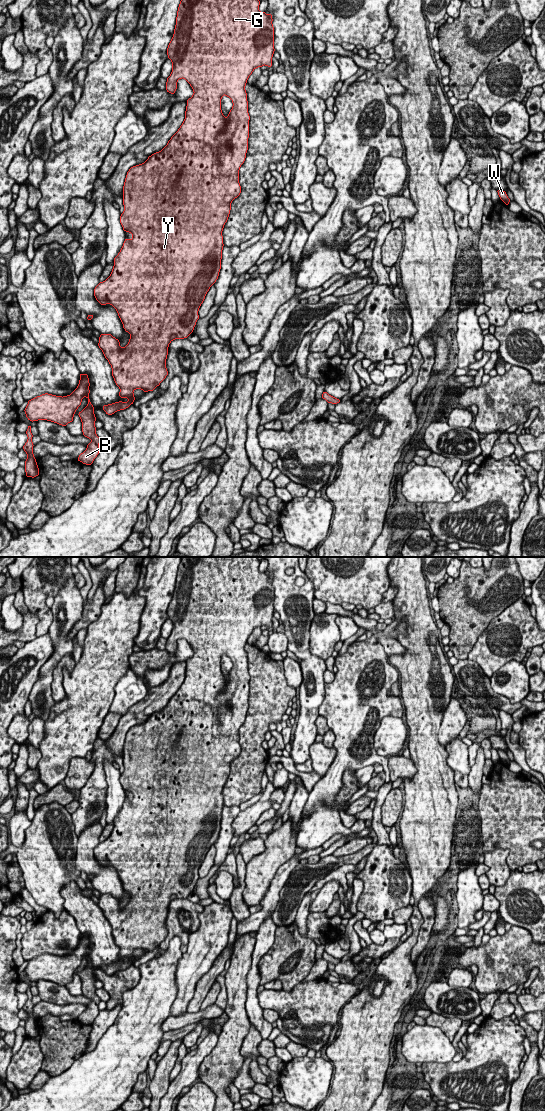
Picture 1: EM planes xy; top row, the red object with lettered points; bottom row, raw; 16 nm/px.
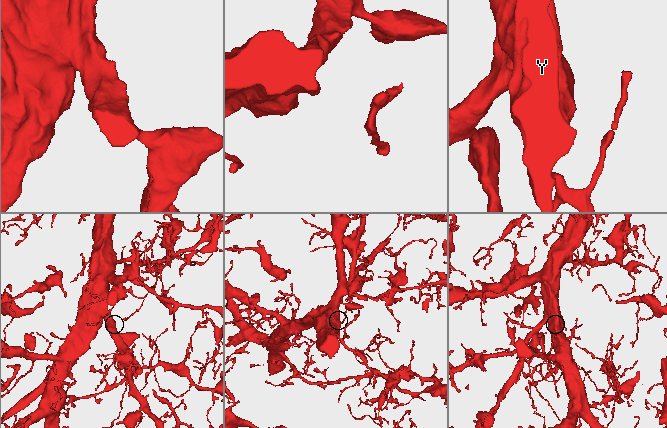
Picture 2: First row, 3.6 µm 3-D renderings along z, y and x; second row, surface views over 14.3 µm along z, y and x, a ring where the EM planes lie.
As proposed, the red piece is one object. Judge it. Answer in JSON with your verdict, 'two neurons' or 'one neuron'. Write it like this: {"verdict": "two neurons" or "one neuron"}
{"verdict": "one neuron"}

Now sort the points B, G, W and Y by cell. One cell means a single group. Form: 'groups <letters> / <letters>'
groups B G W Y

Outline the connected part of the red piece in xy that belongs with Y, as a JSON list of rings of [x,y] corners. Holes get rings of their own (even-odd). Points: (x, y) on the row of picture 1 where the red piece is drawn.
[[[181,0],[179,4],[174,34],[167,48],[168,58],[172,61],[172,72],[167,78],[165,89],[167,92],[174,94],[177,89],[177,81],[184,78],[192,87],[194,94],[187,100],[184,122],[168,141],[167,145],[161,151],[149,156],[143,164],[133,166],[127,172],[123,186],[124,212],[120,216],[120,223],[123,230],[130,232],[133,238],[131,240],[125,238],[122,249],[114,258],[114,266],[111,275],[105,281],[100,282],[94,289],[96,300],[101,305],[106,305],[107,303],[111,304],[116,309],[122,321],[123,328],[126,332],[130,333],[130,340],[124,348],[120,347],[119,340],[111,334],[100,334],[99,337],[98,346],[112,367],[112,376],[116,385],[120,388],[119,396],[129,400],[128,402],[119,401],[103,405],[102,408],[108,415],[112,415],[119,410],[124,410],[133,404],[135,400],[133,391],[135,389],[142,389],[143,392],[153,391],[166,378],[168,375],[166,359],[170,342],[174,339],[188,338],[193,332],[196,322],[199,319],[198,310],[210,287],[215,284],[218,279],[224,246],[222,231],[230,214],[231,202],[241,193],[239,169],[245,161],[248,150],[250,116],[248,113],[245,85],[255,68],[261,68],[263,65],[272,67],[272,57],[275,51],[272,14],[269,13],[267,15],[265,12],[260,12],[259,5],[259,0]],[[223,95],[228,96],[233,102],[233,107],[227,118],[221,111],[221,98]]]

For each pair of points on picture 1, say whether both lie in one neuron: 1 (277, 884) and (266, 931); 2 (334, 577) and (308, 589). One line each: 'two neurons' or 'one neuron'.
1: two neurons
2: two neurons

